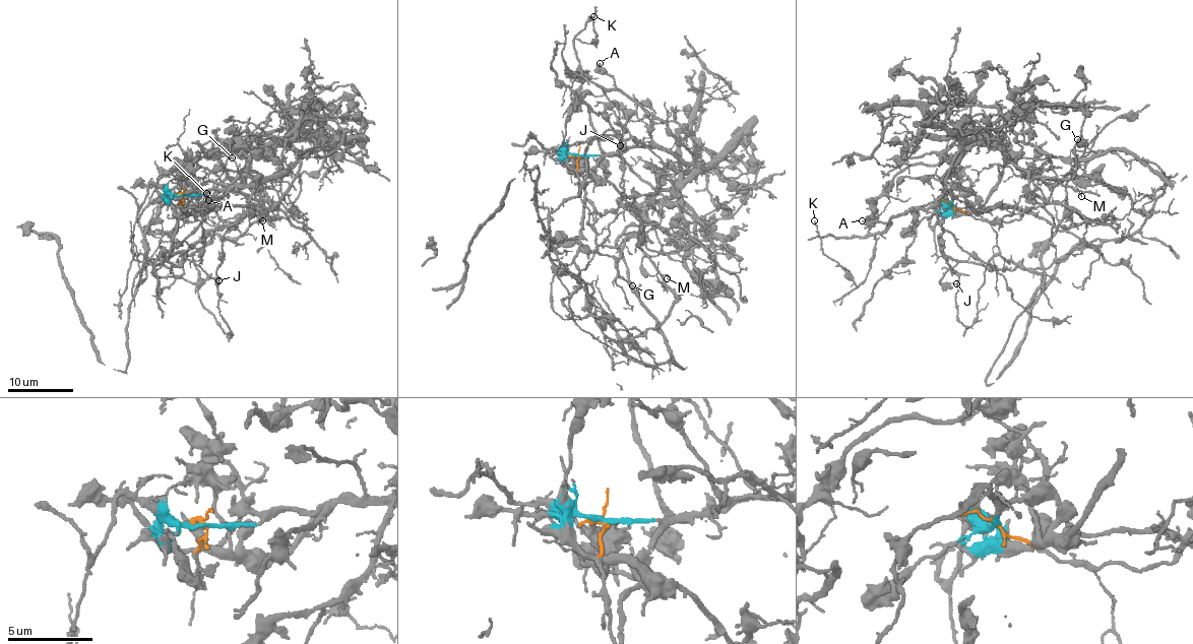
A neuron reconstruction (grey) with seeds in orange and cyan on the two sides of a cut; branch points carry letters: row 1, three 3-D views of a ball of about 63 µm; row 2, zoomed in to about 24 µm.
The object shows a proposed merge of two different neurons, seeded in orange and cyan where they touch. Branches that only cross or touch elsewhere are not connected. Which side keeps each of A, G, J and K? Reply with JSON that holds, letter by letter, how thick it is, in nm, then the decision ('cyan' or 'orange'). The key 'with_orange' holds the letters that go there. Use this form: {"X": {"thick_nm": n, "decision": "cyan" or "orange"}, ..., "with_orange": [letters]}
{"A": {"thick_nm": 320, "decision": "cyan"}, "G": {"thick_nm": 120, "decision": "orange"}, "J": {"thick_nm": 100, "decision": "cyan"}, "K": {"thick_nm": 140, "decision": "cyan"}, "with_orange": ["G"]}

